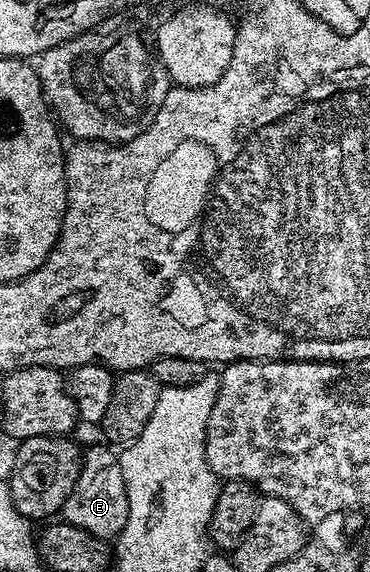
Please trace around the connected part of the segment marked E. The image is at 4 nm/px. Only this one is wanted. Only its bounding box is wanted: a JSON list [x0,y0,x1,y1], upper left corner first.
[61,451,131,541]

